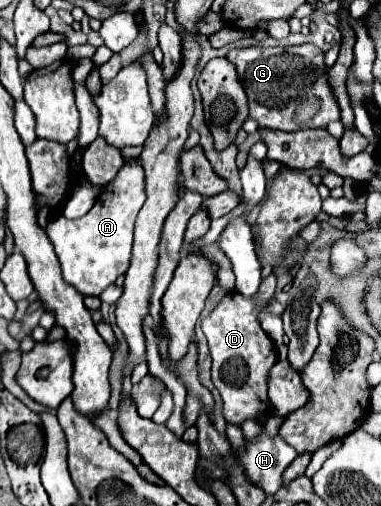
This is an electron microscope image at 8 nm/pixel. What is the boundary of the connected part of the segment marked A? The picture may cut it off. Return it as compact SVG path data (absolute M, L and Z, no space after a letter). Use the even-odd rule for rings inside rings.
M125 158L125 166L119 170L117 178L105 186L93 206L93 210L89 210L89 214L85 214L83 218L77 220L69 220L65 216L59 216L57 220L53 220L47 226L47 236L57 252L57 258L61 262L61 270L63 270L63 278L75 286L81 294L85 296L99 296L109 284L113 284L121 274L127 272L129 262L131 262L131 242L133 242L133 226L135 226L135 218L137 212L141 210L145 202L145 172L141 166L139 158Z

